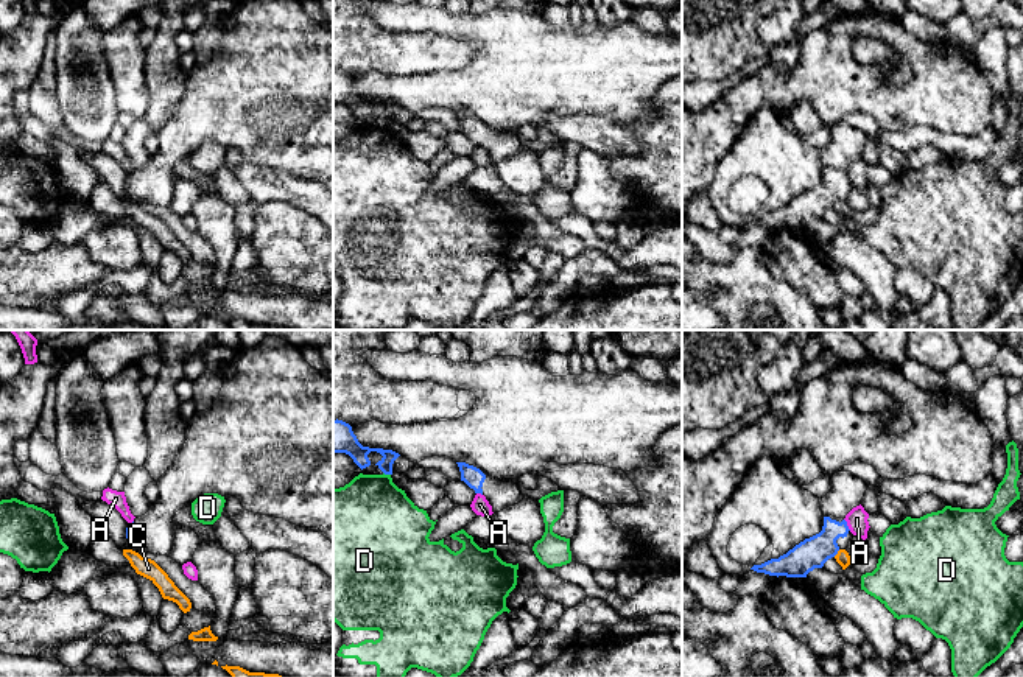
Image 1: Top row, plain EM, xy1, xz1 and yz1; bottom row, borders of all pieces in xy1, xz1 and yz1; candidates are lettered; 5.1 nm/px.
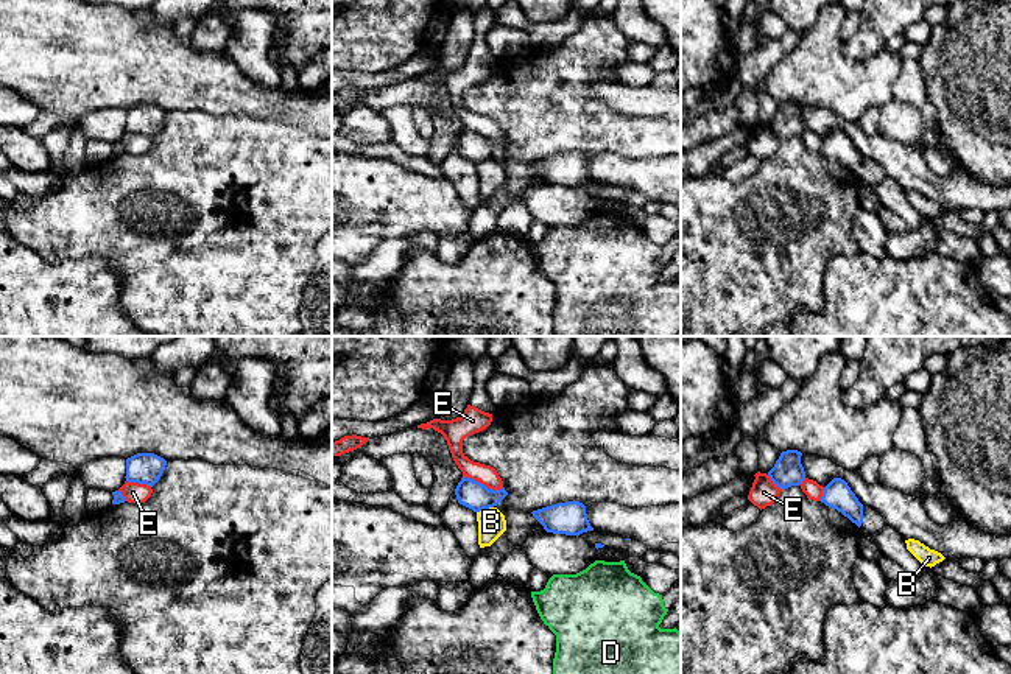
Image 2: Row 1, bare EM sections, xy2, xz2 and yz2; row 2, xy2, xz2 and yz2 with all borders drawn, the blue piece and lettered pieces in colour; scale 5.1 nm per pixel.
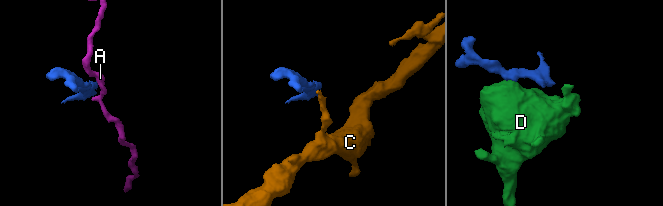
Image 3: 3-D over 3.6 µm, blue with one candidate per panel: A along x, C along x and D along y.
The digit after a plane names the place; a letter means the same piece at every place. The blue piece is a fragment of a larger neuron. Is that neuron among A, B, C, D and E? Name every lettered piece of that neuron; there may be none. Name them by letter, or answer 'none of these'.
none of these

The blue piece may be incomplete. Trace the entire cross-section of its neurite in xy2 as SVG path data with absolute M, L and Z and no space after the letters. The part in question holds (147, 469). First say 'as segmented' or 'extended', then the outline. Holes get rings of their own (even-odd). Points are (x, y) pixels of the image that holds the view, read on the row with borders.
as segmented; M137 453L126 459L126 481L153 487L162 476L167 461L154 453Z

